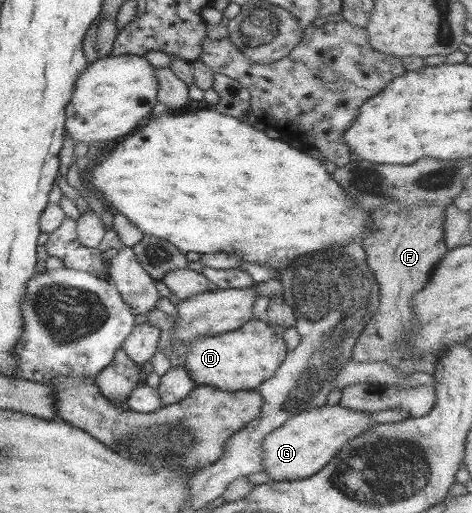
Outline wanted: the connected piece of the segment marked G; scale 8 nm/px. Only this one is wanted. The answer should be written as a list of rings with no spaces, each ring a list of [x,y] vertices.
[[[339,403],[334,406],[326,404],[292,415],[281,427],[263,438],[262,471],[273,482],[300,480],[315,475],[345,443],[376,423],[367,414],[369,412],[343,407]]]

